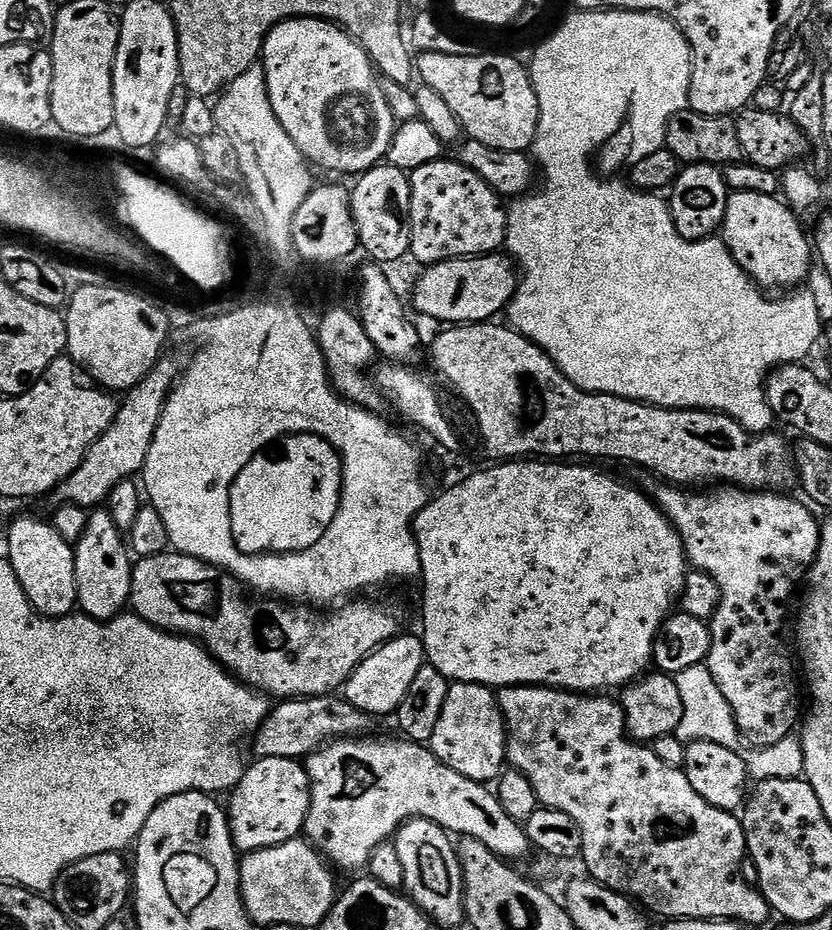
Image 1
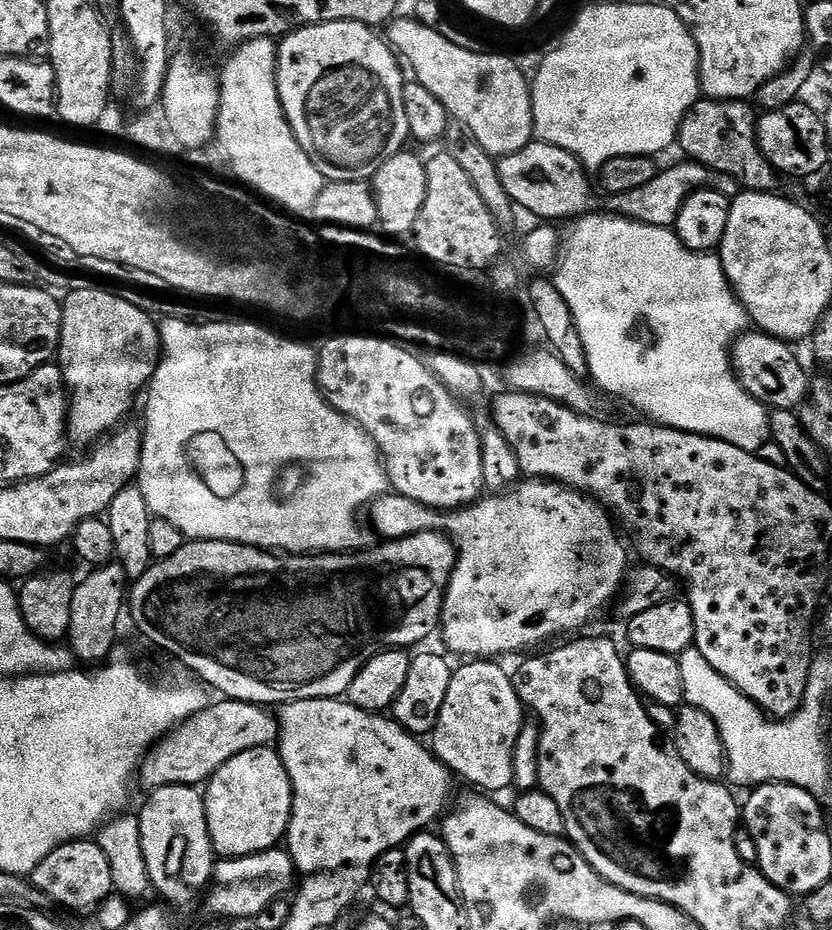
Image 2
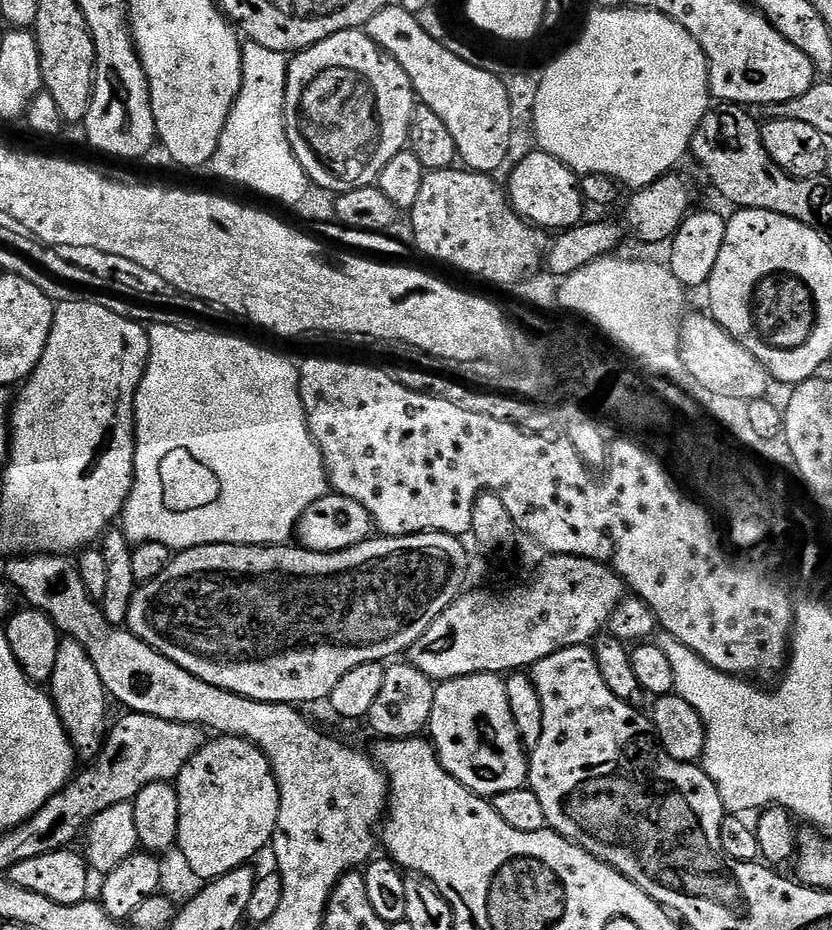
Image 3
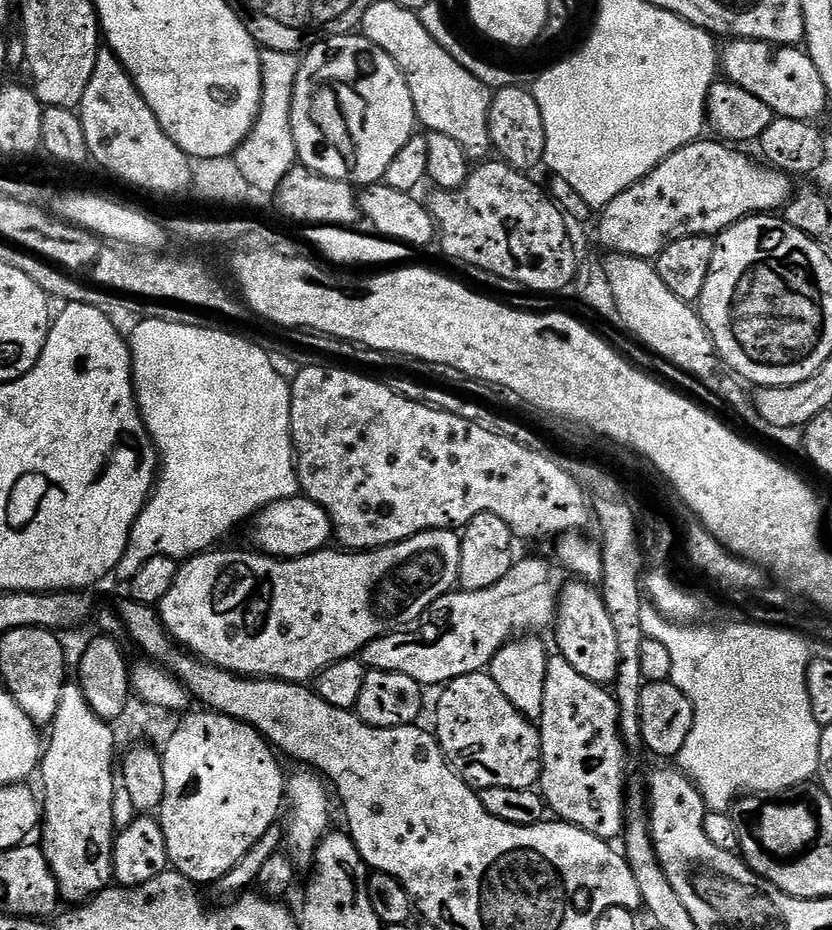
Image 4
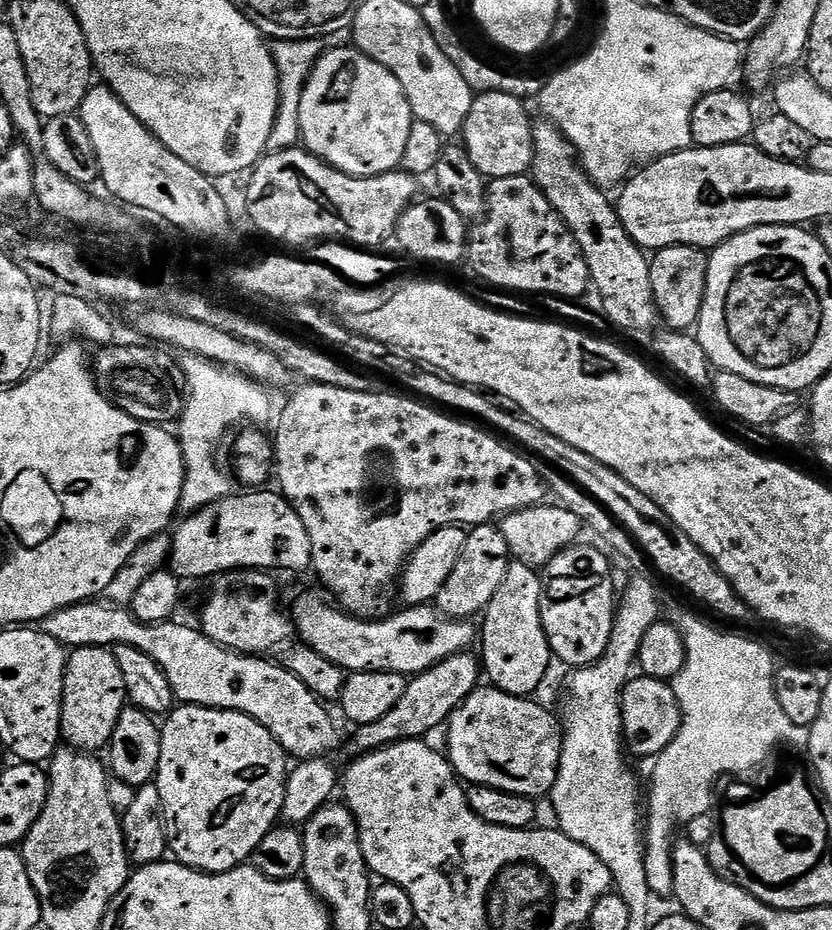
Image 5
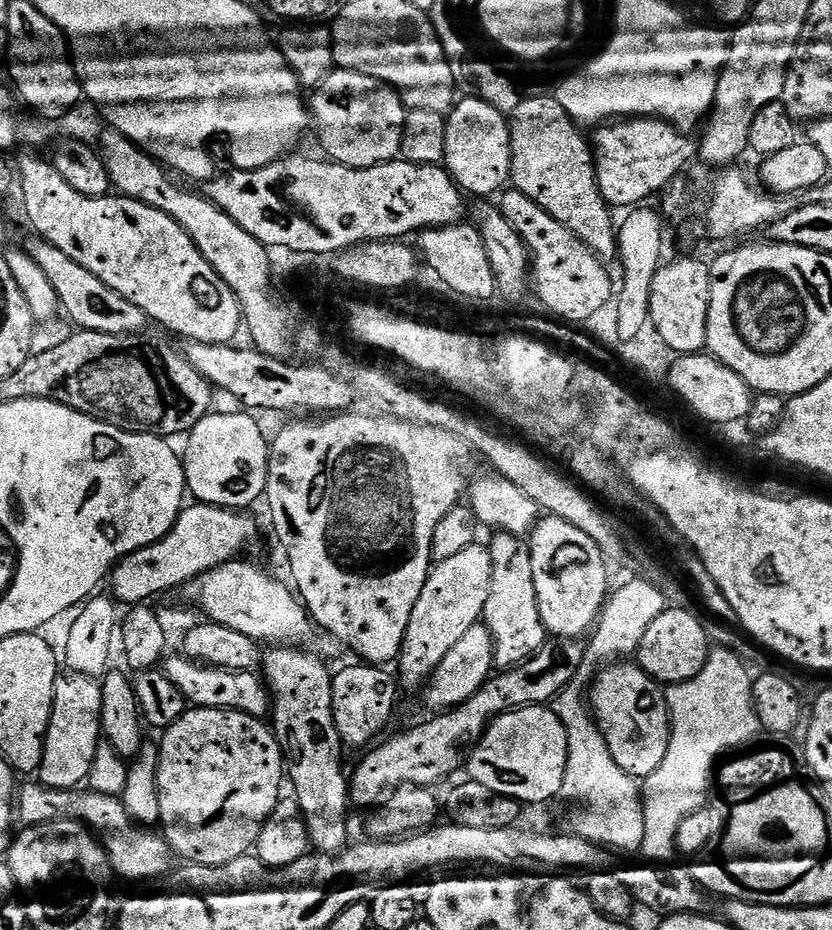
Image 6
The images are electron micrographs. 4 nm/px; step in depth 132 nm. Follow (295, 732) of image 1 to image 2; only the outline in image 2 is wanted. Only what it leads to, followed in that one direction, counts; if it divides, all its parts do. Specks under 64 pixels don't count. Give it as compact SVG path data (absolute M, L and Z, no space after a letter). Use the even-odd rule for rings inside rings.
M220 698L209 703L204 711L192 716L172 729L163 740L153 744L147 756L140 761L138 784L147 790L175 784L203 785L230 758L246 754L246 750L275 745L279 735L277 719L266 713L261 705L247 704L241 700Z

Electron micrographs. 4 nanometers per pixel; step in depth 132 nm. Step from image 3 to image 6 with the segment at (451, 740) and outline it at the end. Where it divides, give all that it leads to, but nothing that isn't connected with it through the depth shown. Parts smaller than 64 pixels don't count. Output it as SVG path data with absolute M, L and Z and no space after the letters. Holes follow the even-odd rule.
M551 707L516 708L513 712L502 713L485 728L483 736L475 741L467 757L466 772L468 768L467 775L471 780L482 782L482 786L487 786L489 790L495 790L498 794L506 794L520 801L521 805L544 804L547 800L560 796L562 778L566 774L567 757L566 726L562 726L558 714Z

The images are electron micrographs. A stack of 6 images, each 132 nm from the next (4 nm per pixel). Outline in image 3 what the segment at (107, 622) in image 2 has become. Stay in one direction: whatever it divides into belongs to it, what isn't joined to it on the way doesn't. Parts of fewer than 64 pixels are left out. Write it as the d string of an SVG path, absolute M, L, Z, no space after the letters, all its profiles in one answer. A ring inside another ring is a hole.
M61 639L58 646L58 658L54 658L54 674L50 681L52 703L56 705L56 713L68 731L68 740L77 757L92 758L104 746L104 738L108 734L108 704L110 697L104 691L102 678L98 678L98 670L94 670L94 662L90 654L74 639Z

